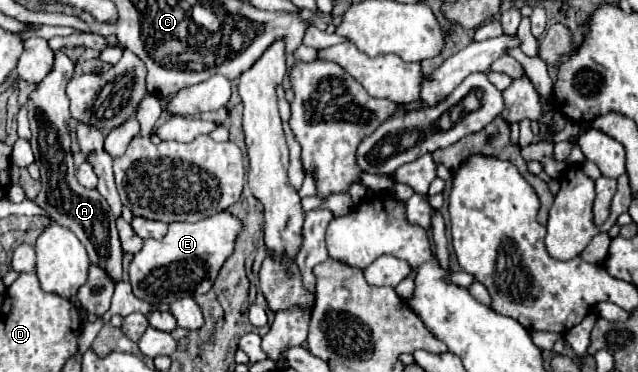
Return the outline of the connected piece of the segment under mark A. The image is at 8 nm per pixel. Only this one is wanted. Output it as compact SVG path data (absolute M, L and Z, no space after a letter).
M58 50L54 54L54 66L52 72L36 86L36 90L30 94L26 108L28 108L28 118L30 118L30 128L32 128L32 150L36 156L36 164L40 166L42 174L42 188L38 196L34 198L34 204L44 208L48 212L48 218L54 224L60 224L64 228L70 228L78 240L86 246L90 262L96 264L98 268L106 270L110 274L110 280L118 284L122 280L122 246L116 230L116 218L110 212L108 202L100 196L98 190L88 190L78 184L76 172L74 172L74 162L72 162L72 152L70 152L70 130L68 130L68 96L66 96L66 84L72 78L74 72L74 62Z

